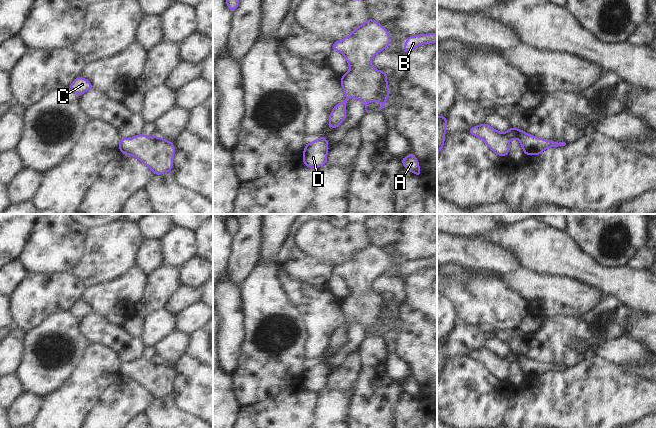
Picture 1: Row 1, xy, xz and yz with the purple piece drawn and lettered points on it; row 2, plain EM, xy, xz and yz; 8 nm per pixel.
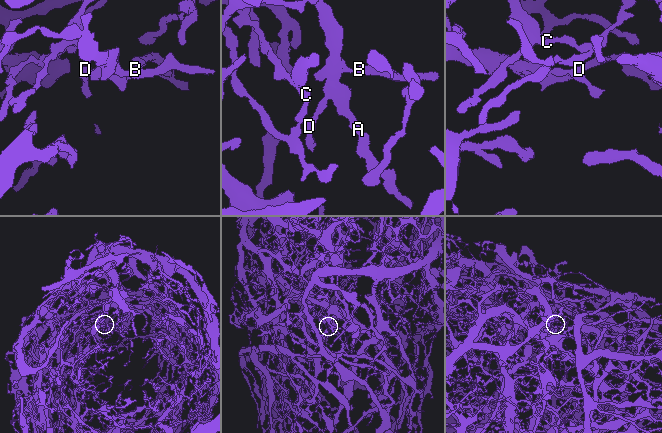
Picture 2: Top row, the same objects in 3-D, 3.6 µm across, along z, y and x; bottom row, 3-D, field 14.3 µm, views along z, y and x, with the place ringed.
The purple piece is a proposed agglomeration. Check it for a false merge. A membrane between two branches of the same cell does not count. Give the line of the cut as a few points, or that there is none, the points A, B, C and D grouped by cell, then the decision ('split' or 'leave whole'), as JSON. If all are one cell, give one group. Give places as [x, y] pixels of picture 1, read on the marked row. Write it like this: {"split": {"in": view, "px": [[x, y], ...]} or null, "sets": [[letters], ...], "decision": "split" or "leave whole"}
{"split": null, "sets": [["A", "B", "C", "D"]], "decision": "leave whole"}

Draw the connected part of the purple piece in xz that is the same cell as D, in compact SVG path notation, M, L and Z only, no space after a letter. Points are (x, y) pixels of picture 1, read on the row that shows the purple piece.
M324 136L311 143L306 143L303 151L303 163L310 168L318 168L327 164L329 142Z

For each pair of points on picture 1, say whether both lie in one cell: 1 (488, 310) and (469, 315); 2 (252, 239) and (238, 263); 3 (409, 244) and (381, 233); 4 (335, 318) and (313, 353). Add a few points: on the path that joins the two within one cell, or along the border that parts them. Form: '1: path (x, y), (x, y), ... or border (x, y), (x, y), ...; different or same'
1: path (483, 310), (474, 310); same
2: path (246, 245), (244, 257); same
3: path (402, 237), (398, 233), (388, 233); same
4: path (326, 327), (318, 335), (316, 344); same

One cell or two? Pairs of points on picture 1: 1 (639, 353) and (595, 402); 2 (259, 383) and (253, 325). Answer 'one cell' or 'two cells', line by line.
1: two cells
2: one cell

